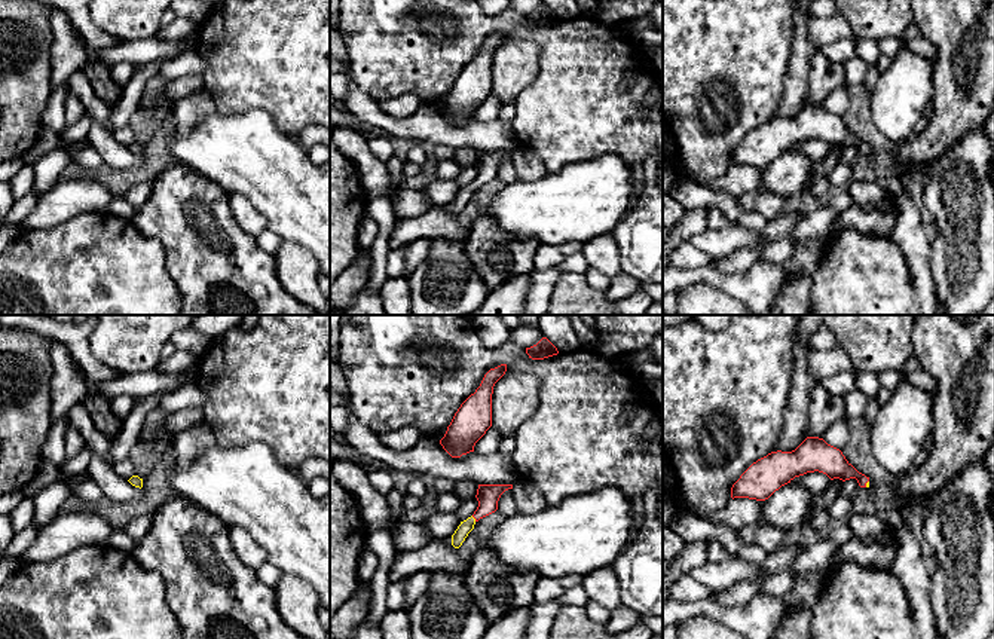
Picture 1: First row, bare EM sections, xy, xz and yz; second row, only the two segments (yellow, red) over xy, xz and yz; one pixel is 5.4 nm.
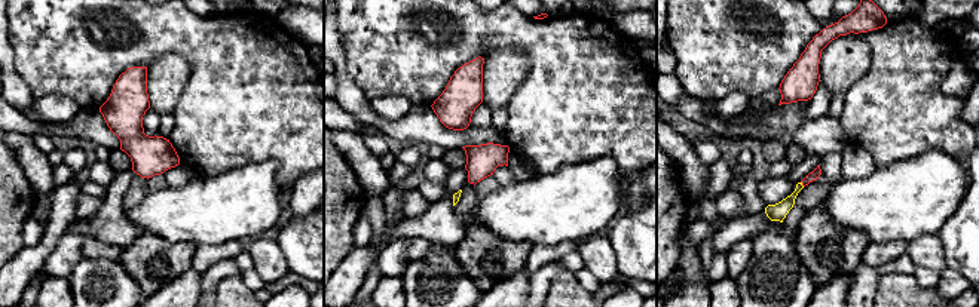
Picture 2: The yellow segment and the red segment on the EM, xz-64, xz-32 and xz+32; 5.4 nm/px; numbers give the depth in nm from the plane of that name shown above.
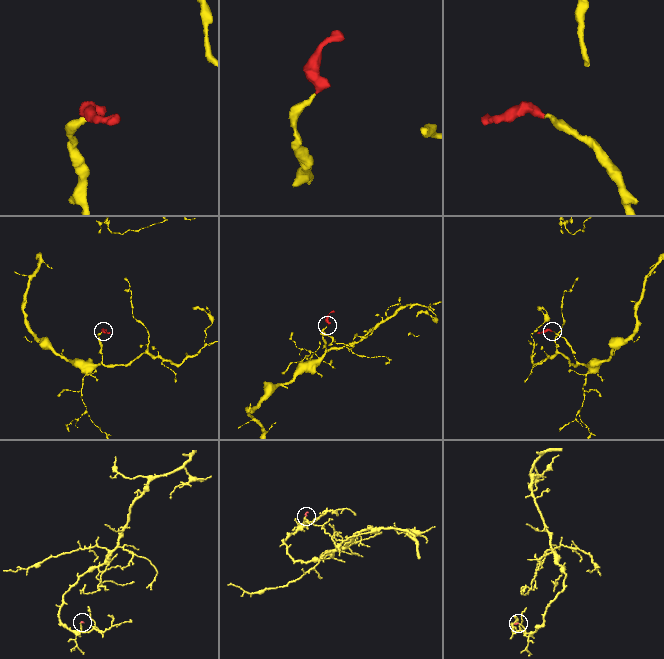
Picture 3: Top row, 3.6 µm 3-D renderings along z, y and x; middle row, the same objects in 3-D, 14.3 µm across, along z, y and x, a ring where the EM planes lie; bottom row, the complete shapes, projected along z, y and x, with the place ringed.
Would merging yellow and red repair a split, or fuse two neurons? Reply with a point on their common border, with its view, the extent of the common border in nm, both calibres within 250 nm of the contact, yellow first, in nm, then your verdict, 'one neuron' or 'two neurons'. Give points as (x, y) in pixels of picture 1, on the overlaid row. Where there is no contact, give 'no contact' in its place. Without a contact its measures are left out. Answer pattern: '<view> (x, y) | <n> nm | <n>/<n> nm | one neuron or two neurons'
xz (474, 519) | 40 nm | 70/130 nm | one neuron

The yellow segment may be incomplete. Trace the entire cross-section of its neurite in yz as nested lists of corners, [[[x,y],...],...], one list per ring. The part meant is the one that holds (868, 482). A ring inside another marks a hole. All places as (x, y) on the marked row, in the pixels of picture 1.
[[[807,437],[792,452],[771,452],[753,462],[732,484],[731,498],[765,501],[795,477],[814,471],[826,474],[831,480],[856,479],[860,487],[869,487],[869,477],[859,473],[839,449],[823,438]]]

